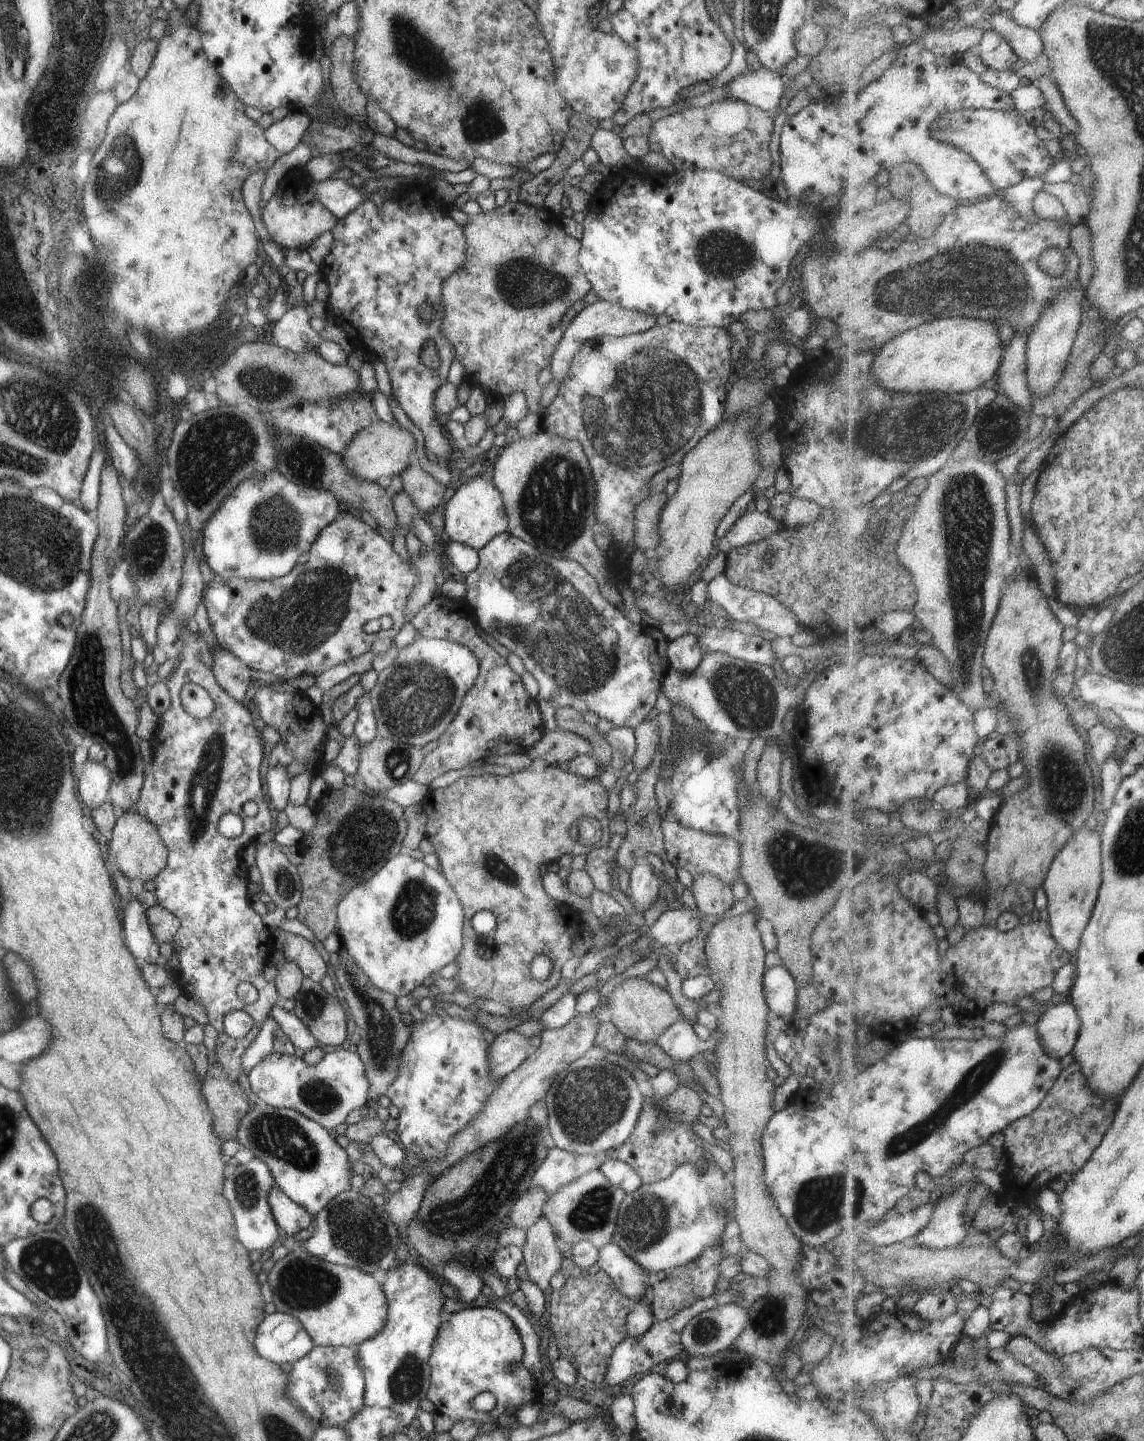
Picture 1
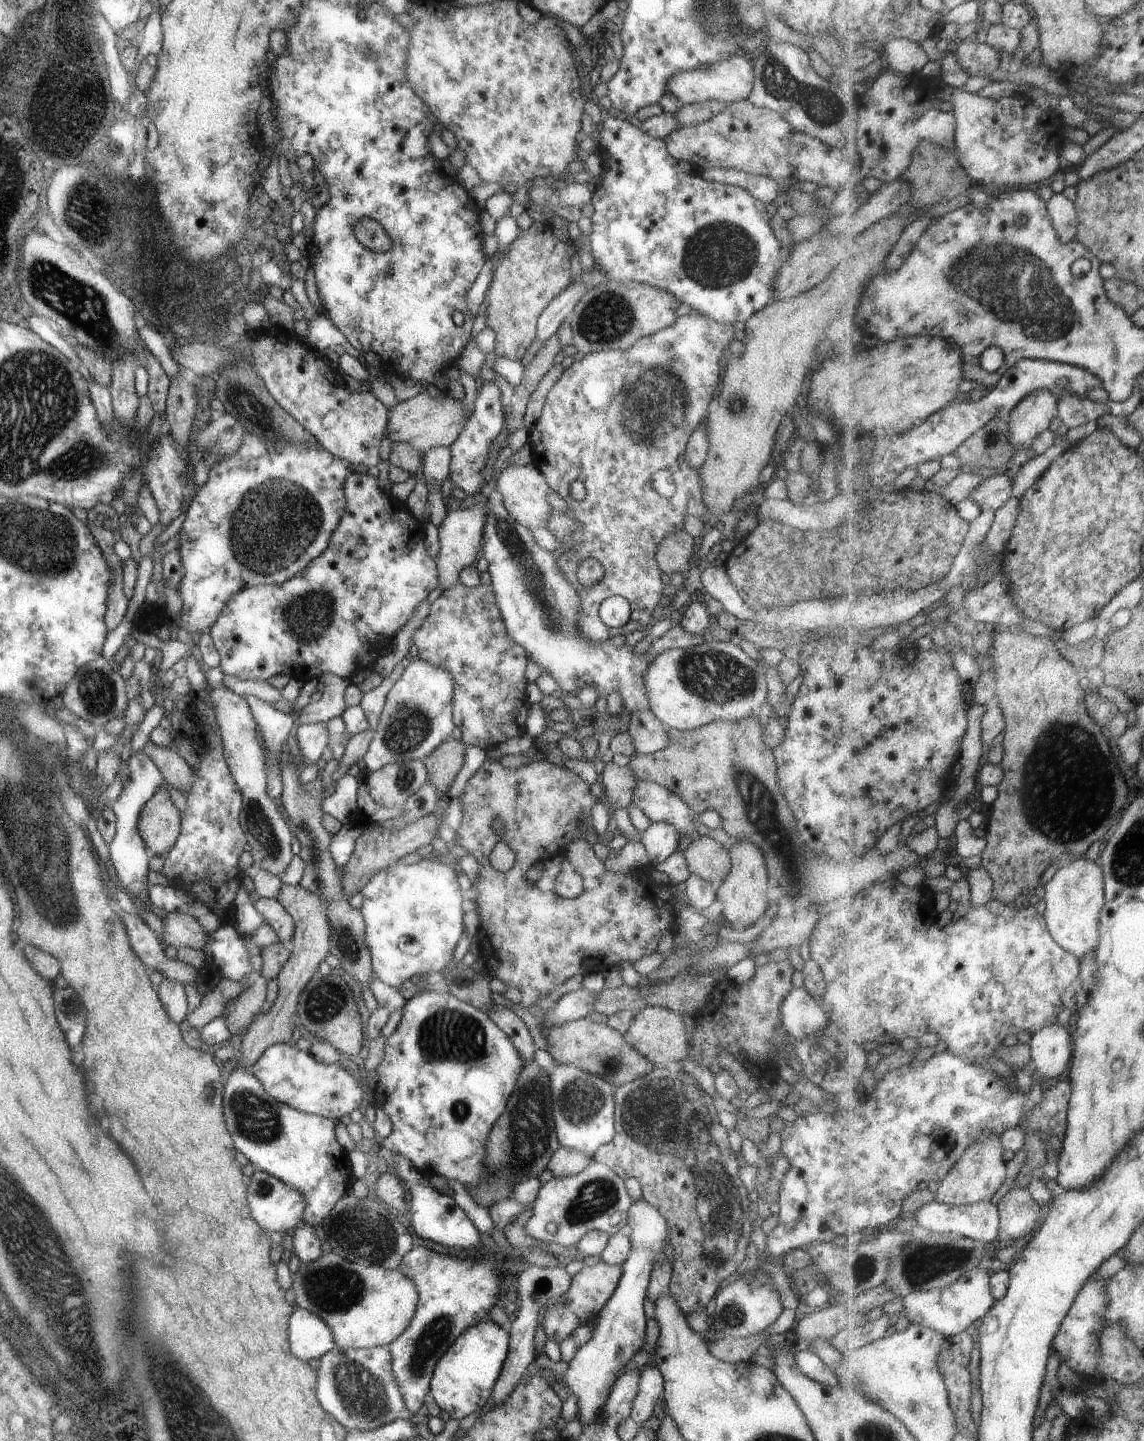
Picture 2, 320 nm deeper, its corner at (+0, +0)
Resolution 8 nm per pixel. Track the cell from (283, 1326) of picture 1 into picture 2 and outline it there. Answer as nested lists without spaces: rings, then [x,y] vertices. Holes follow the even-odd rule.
[[[297,1307],[289,1317],[289,1348],[301,1360],[319,1358],[336,1346],[331,1329],[308,1310]]]

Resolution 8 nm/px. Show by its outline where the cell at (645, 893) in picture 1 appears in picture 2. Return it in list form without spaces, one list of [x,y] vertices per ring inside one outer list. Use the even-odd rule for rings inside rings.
[[[653,821],[640,832],[640,841],[655,865],[675,851],[679,835],[669,823]]]

